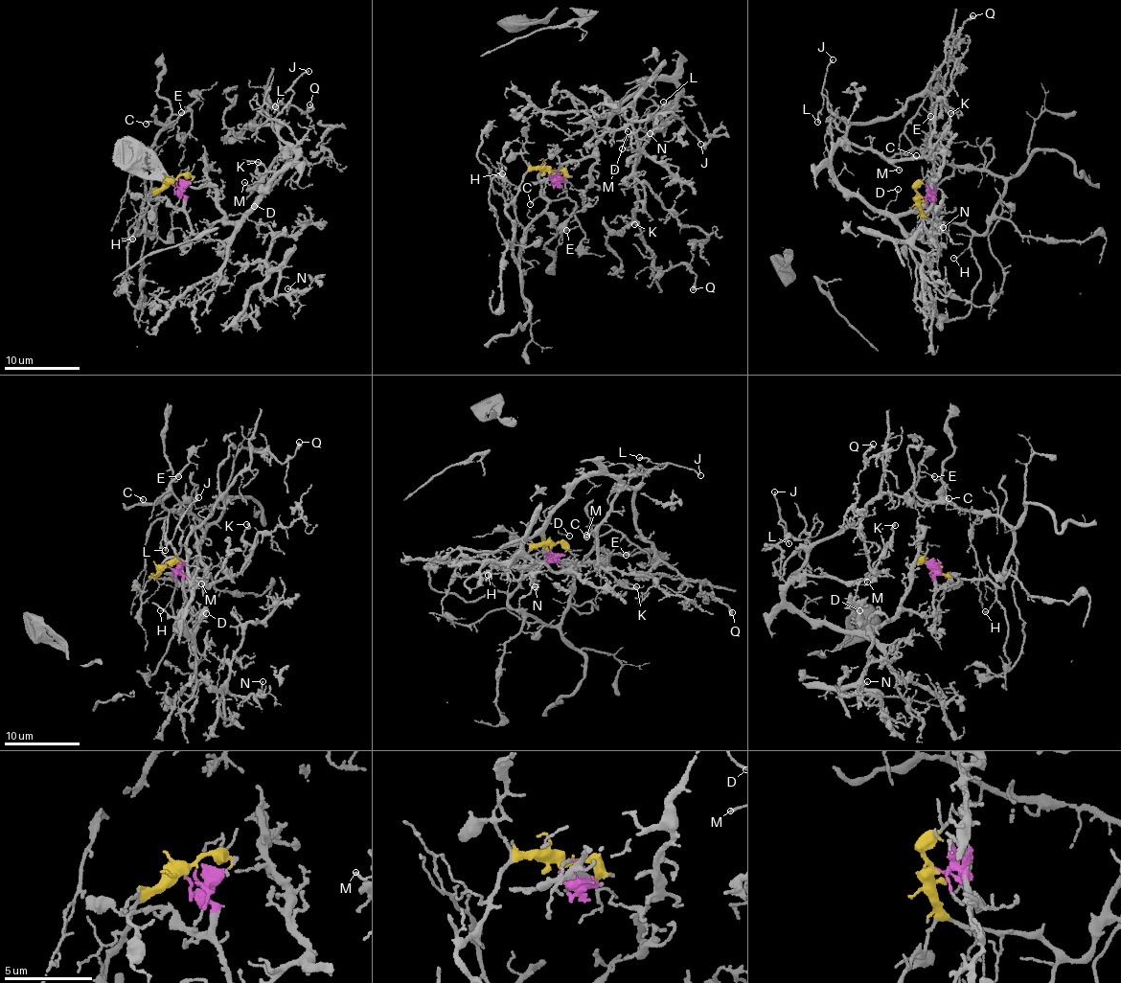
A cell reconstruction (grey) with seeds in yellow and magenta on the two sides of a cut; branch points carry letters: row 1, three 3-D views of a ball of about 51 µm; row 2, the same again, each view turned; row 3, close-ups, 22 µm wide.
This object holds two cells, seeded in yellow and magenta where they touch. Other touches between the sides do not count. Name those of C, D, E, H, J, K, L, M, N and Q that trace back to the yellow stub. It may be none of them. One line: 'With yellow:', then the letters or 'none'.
With yellow: C, E, H

